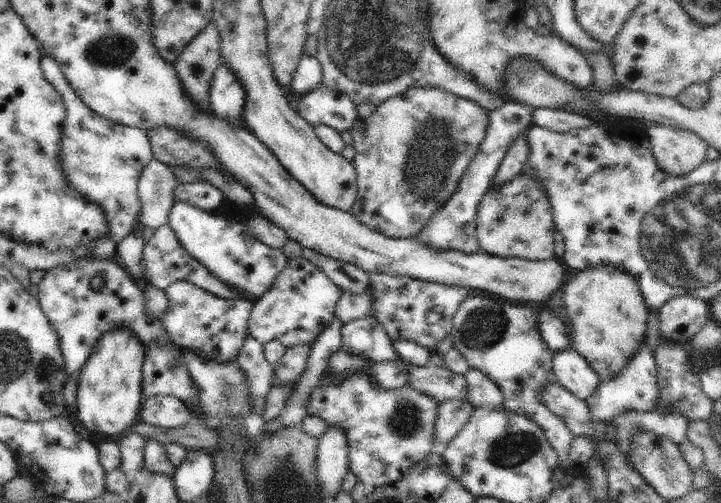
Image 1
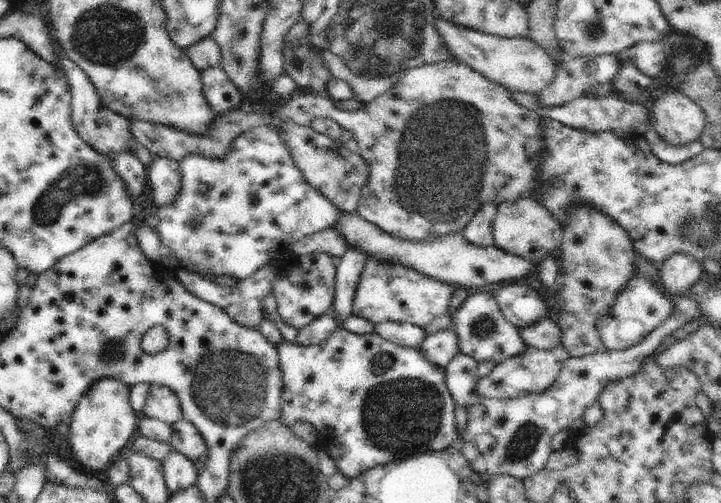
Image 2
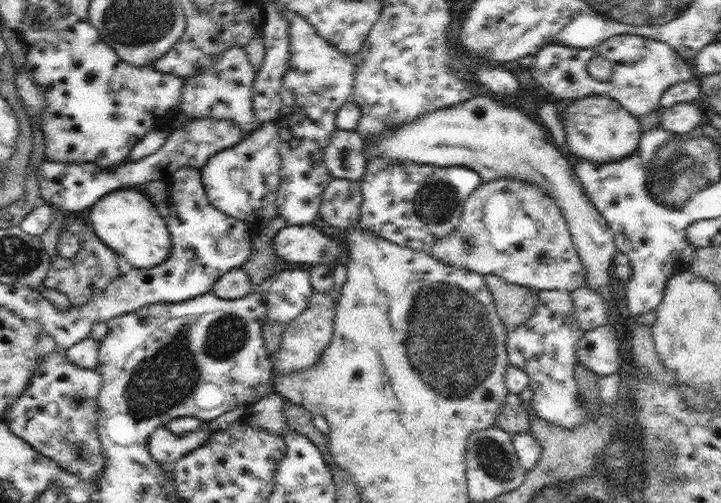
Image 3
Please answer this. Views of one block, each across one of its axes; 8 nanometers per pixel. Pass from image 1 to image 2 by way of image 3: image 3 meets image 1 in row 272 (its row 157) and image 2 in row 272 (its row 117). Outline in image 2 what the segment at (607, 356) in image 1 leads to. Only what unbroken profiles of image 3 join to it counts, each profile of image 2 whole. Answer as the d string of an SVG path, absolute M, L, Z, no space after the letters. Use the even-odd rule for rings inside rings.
M578 206L568 214L563 226L564 240L561 246L562 273L558 294L564 302L556 316L556 324L562 332L562 345L570 357L586 356L604 350L598 322L616 304L618 294L628 286L638 270L634 263L635 250L628 232L618 226L610 216L602 214L594 206Z

